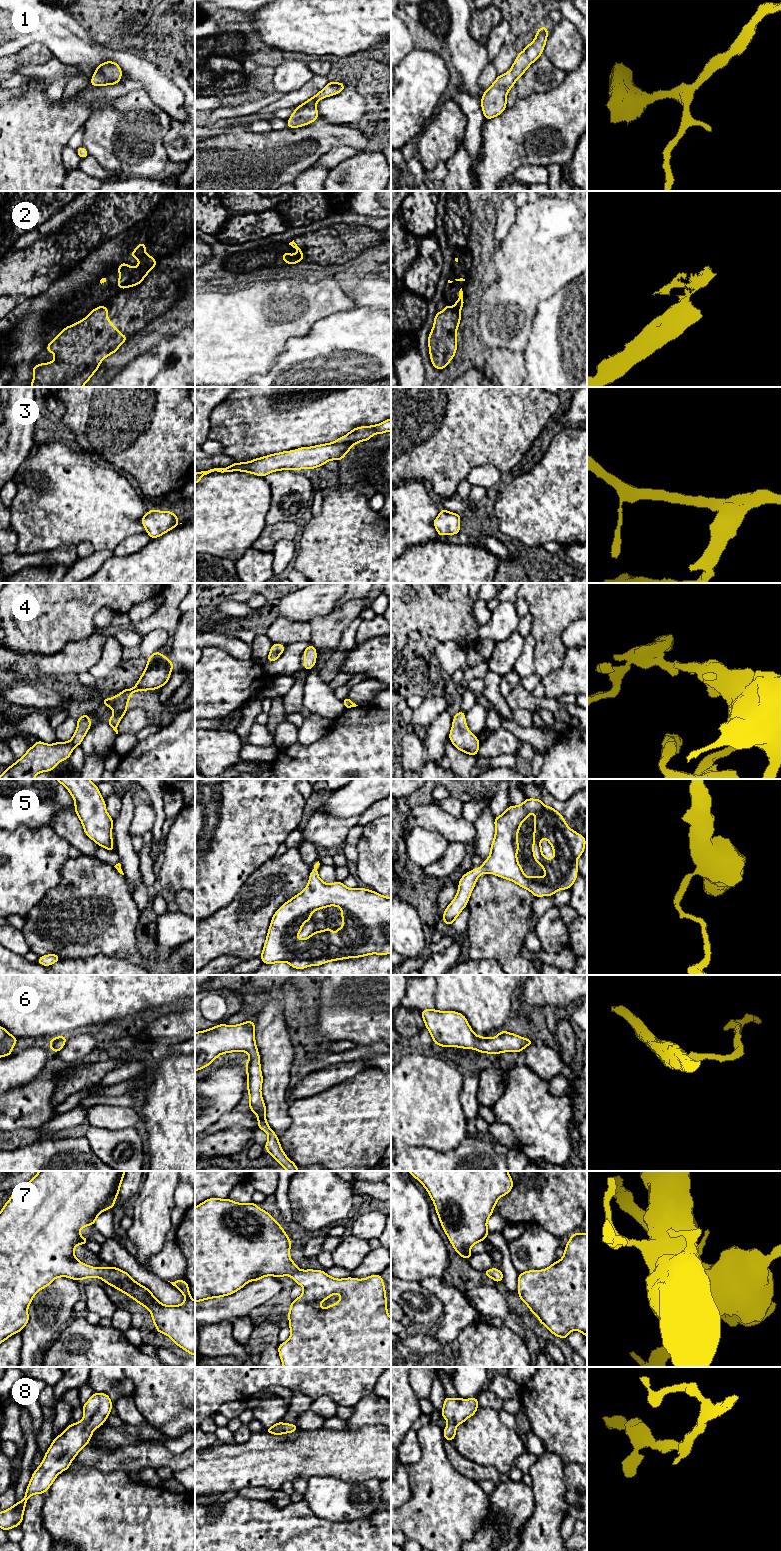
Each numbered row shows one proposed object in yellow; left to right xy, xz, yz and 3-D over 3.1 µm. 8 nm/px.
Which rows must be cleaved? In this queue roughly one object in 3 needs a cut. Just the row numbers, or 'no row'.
2

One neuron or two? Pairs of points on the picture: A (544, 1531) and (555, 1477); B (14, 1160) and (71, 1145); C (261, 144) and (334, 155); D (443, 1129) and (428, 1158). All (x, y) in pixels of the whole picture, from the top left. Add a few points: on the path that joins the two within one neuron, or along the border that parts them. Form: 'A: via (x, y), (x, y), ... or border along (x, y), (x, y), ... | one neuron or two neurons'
A: via (547, 1518), (549, 1513), (549, 1490) | one neuron
B: via (28, 1160), (45, 1160), (57, 1150) | one neuron
C: border along (347, 145), (333, 146), (314, 163) | two neurons
D: border along (410, 1146), (427, 1146), (438, 1151), (456, 1148) | two neurons

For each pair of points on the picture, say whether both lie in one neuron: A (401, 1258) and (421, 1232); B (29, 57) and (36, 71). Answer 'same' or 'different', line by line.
A: same
B: different

